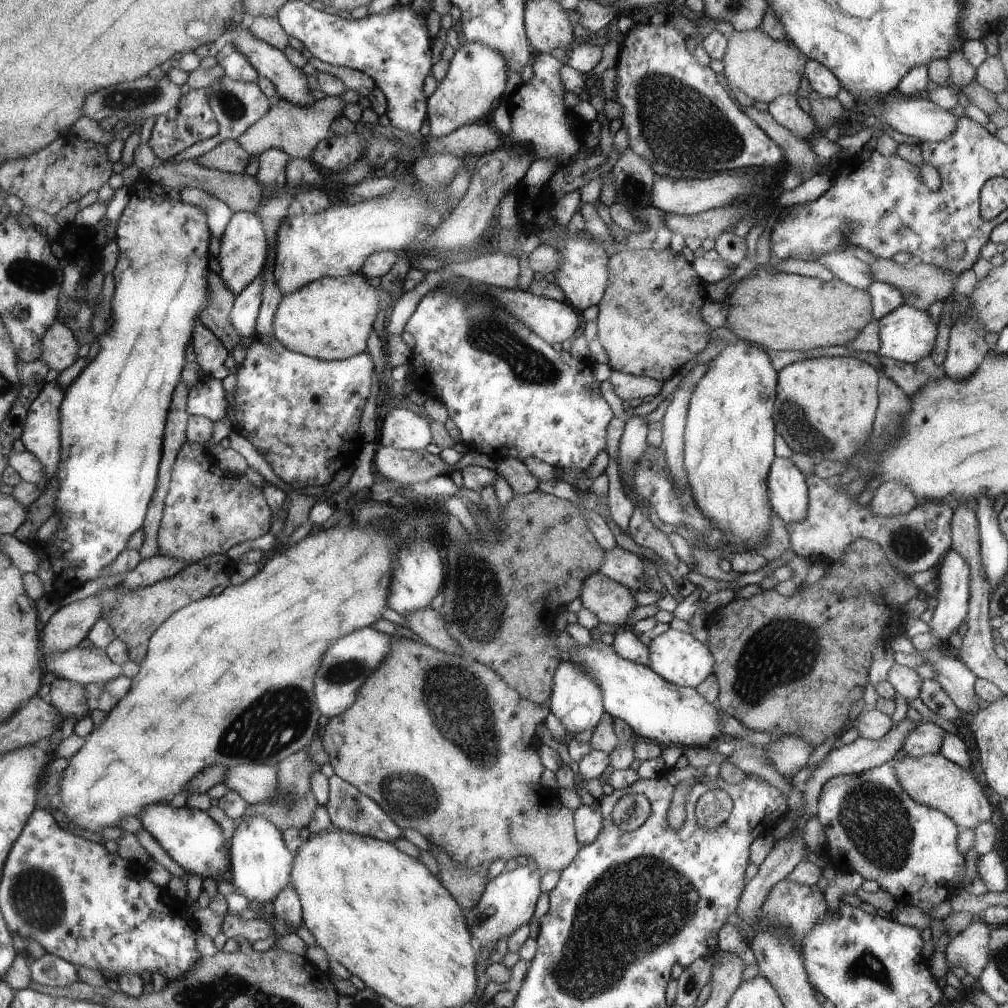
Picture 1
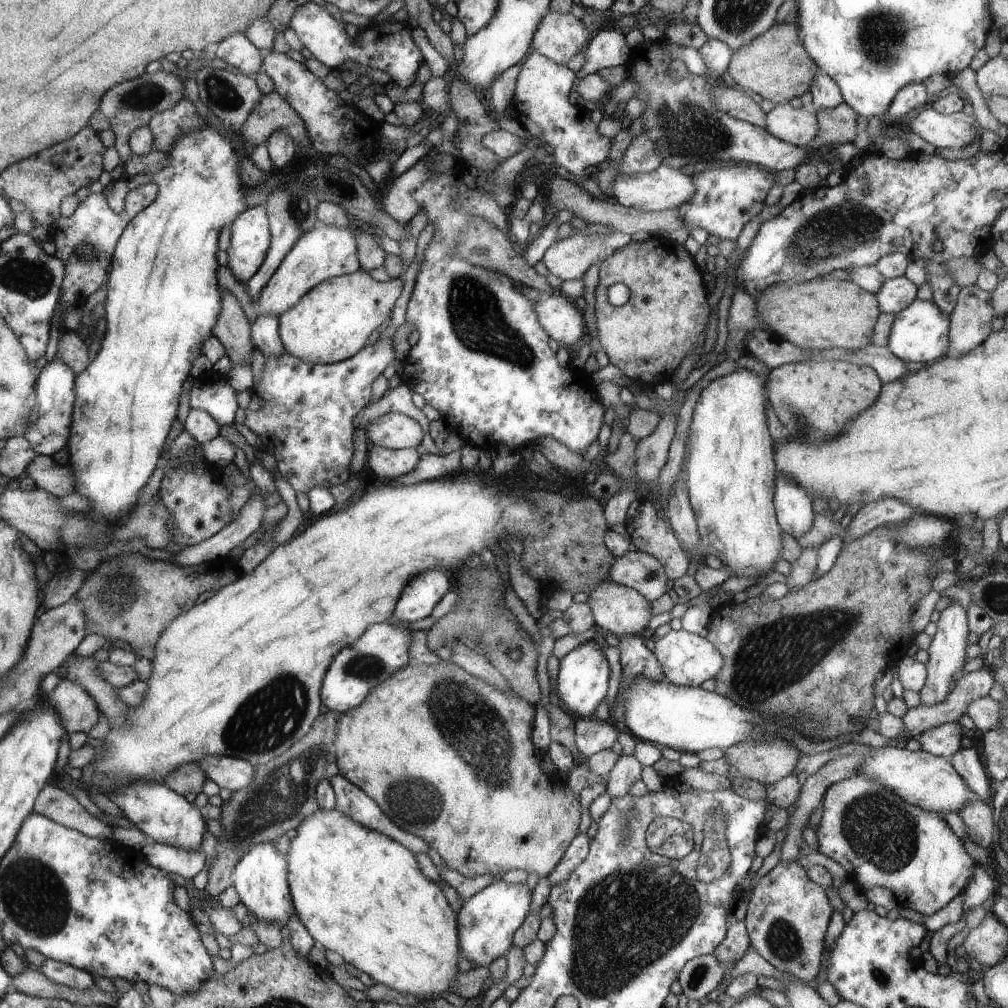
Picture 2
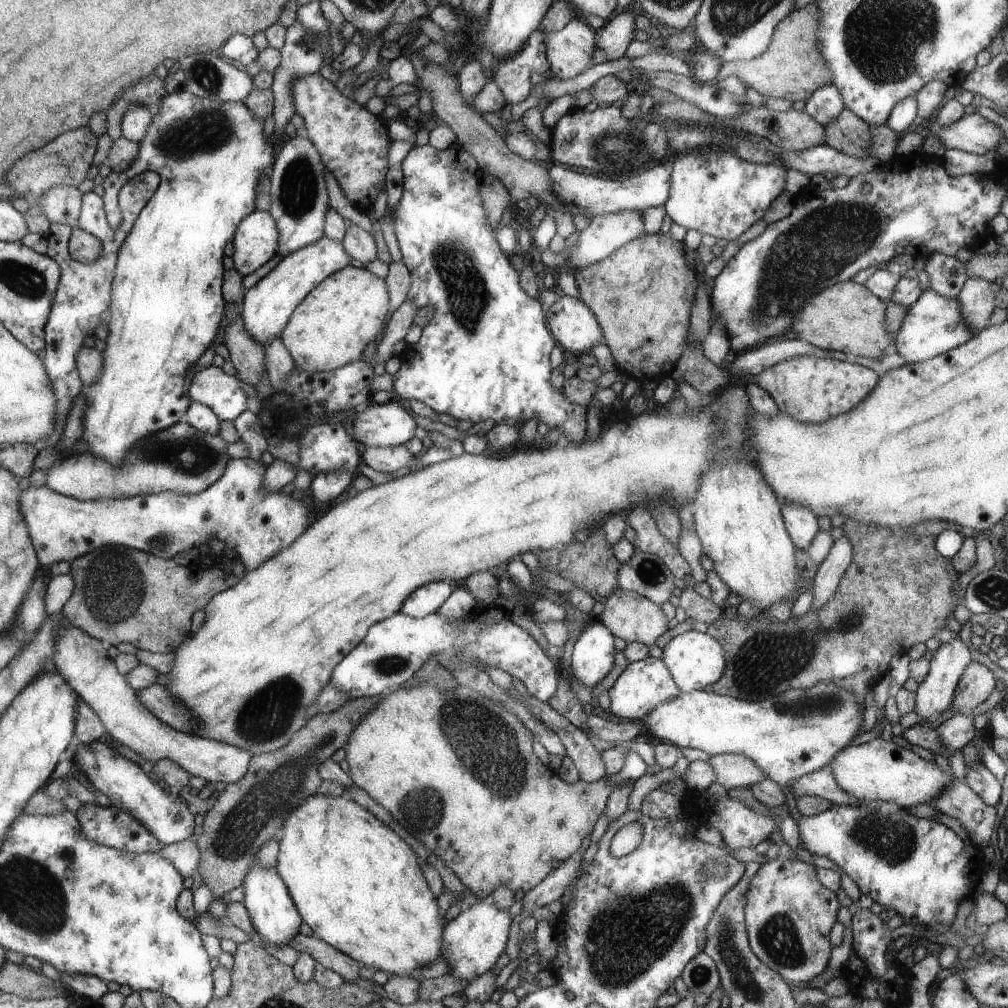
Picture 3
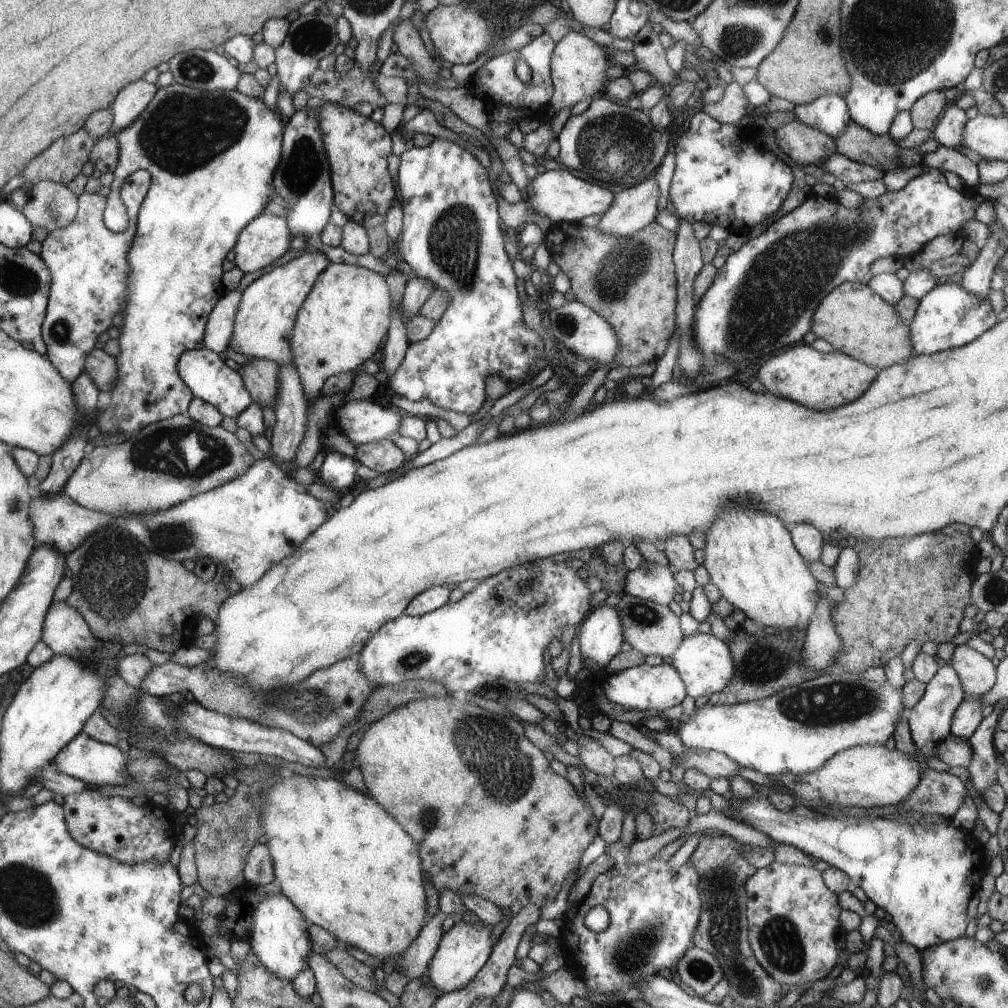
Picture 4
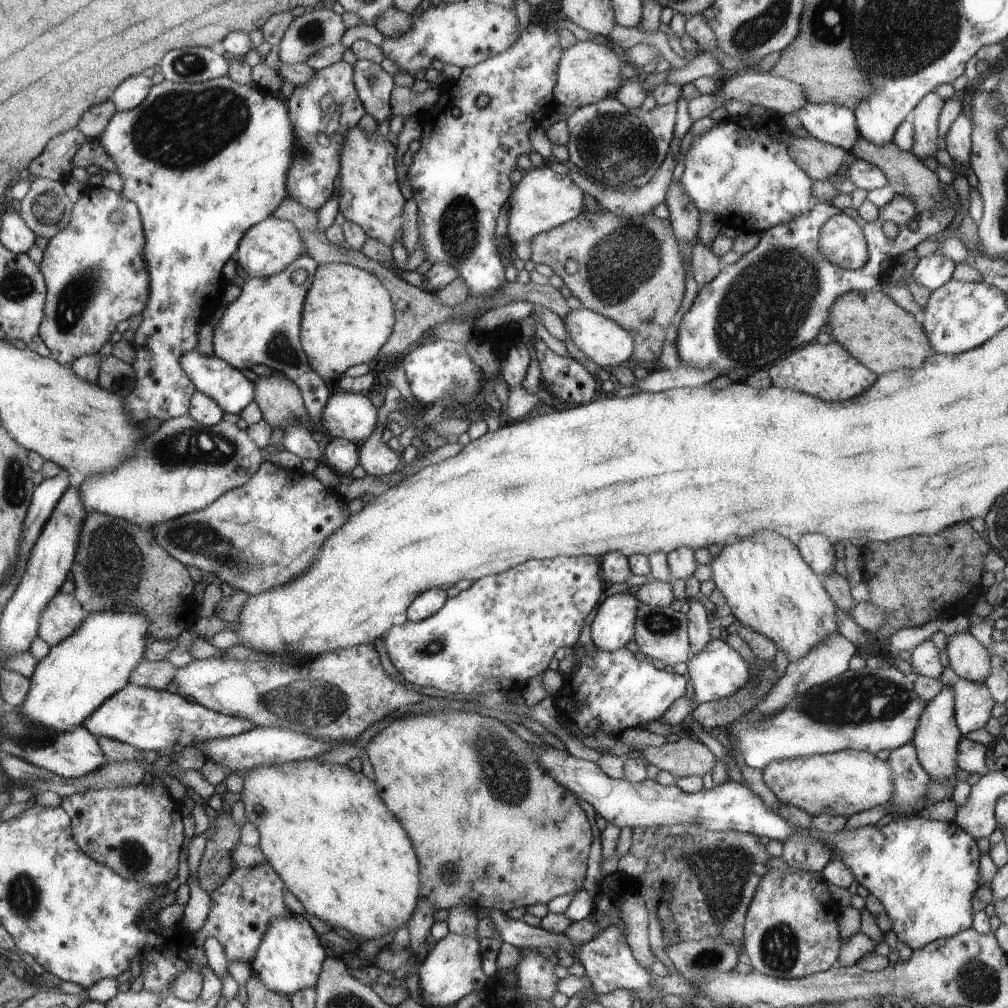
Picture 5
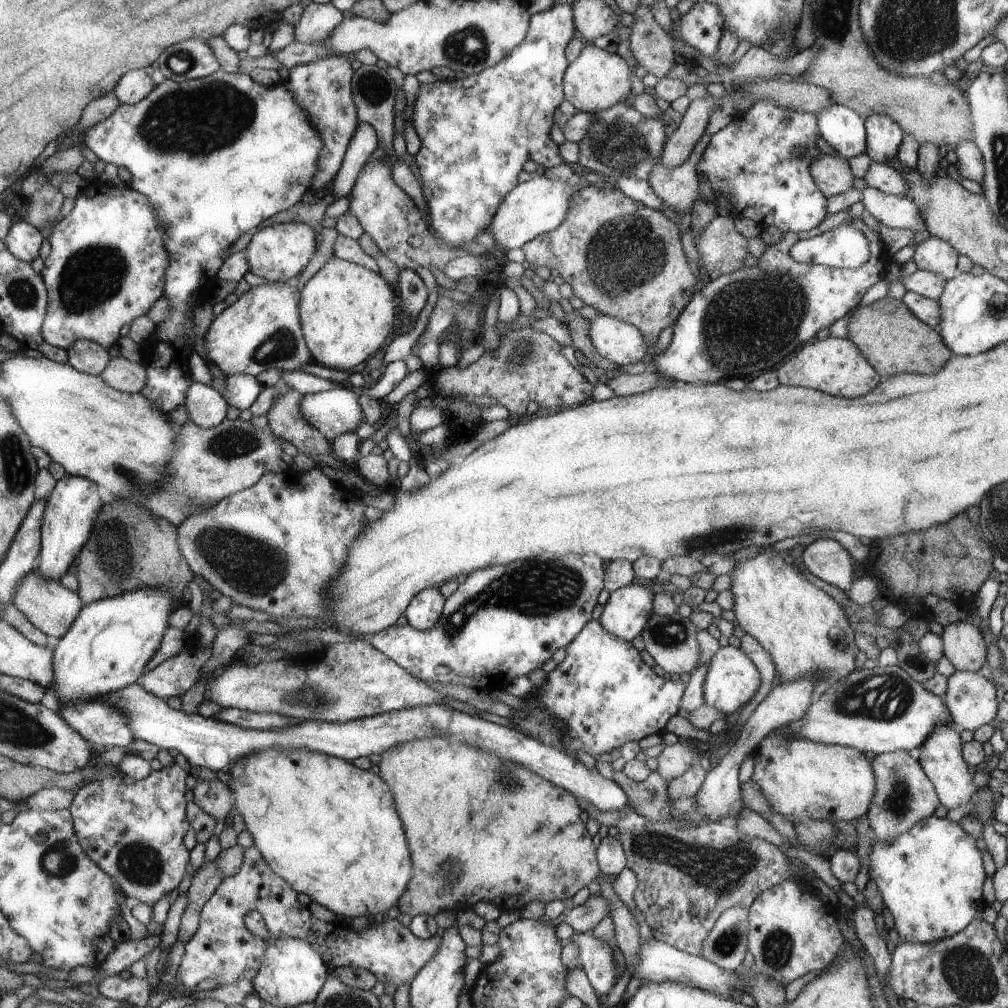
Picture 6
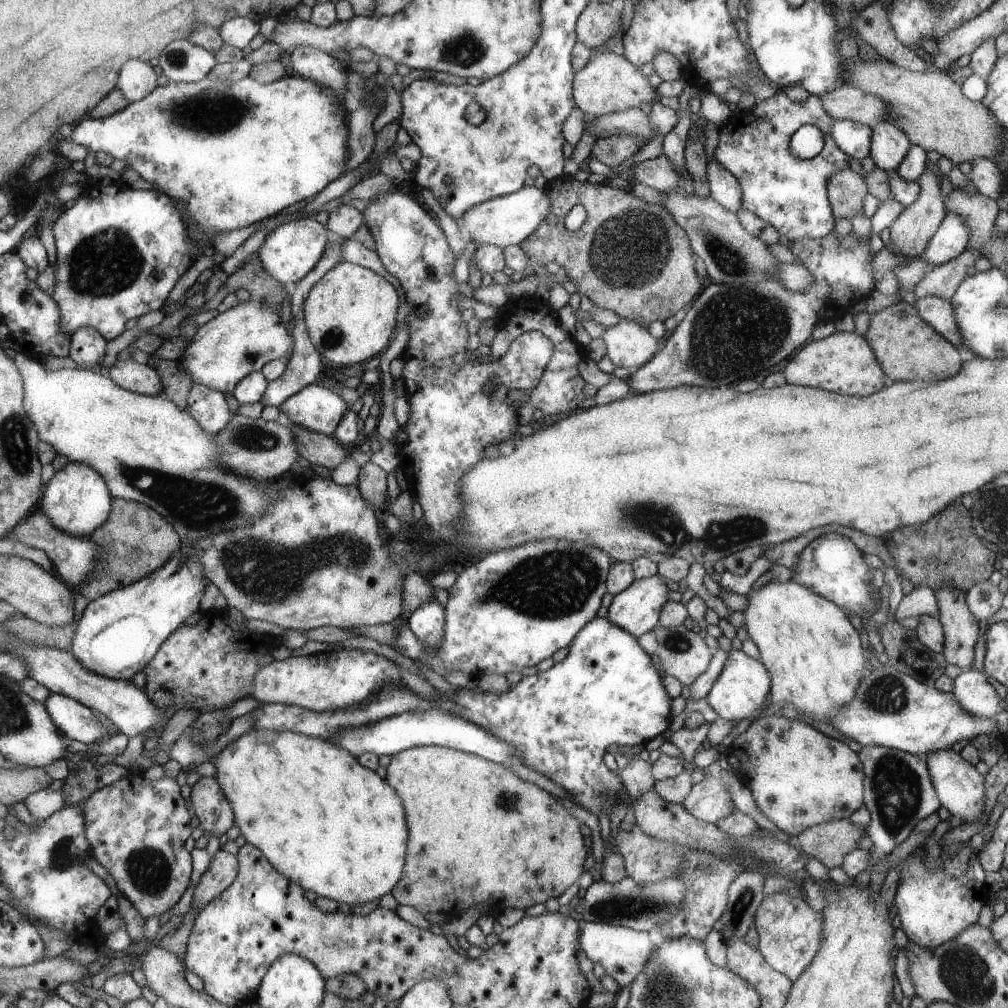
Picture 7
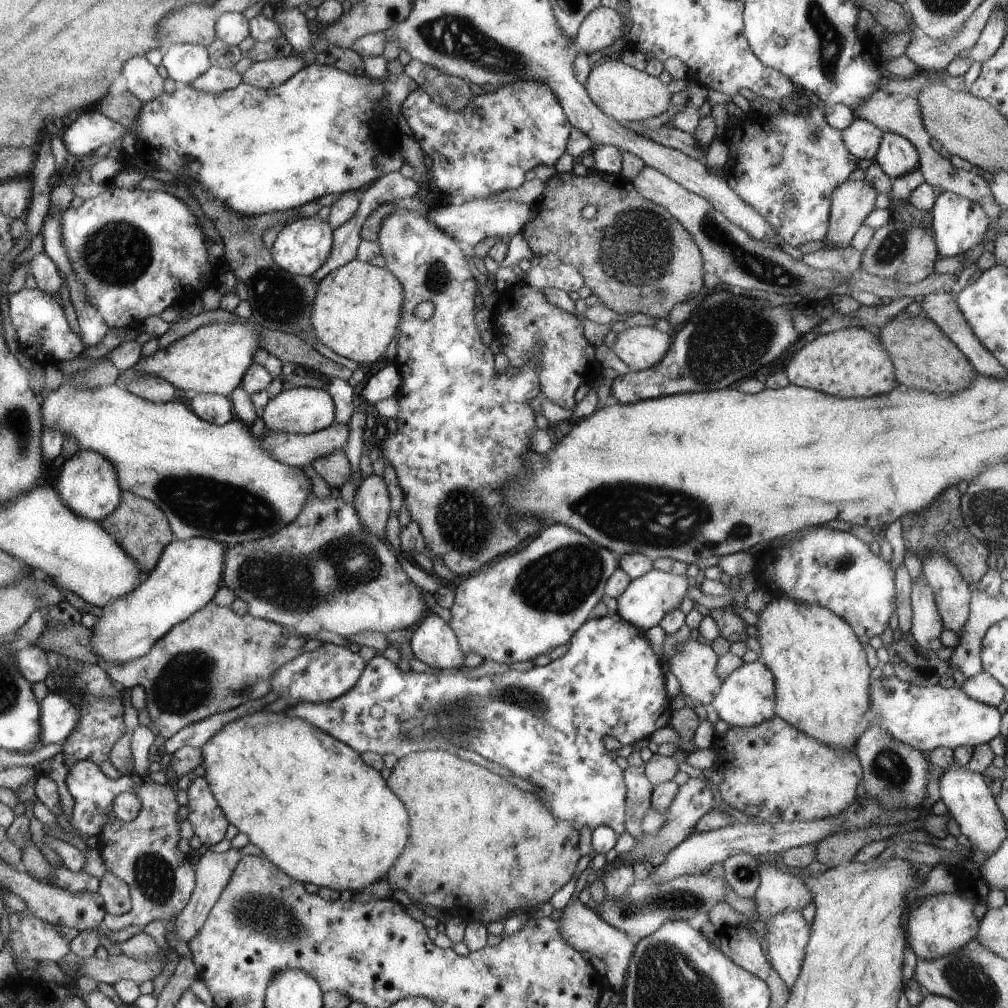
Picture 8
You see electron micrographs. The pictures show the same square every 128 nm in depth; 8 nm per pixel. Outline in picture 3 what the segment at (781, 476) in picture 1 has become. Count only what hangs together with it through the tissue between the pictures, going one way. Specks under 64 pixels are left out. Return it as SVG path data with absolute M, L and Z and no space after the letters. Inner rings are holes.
M784 504L784 520L794 544L797 544L800 550L808 550L820 530L818 517L814 512L800 504Z

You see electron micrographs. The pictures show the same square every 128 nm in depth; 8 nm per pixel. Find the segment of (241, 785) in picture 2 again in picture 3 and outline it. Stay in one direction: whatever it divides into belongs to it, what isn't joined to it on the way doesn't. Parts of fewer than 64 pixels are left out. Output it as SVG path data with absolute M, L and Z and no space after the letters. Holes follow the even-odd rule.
M69 623L66 628L62 628L62 636L56 640L56 652L54 652L52 660L55 668L58 668L58 672L73 686L74 692L78 692L78 696L100 717L106 732L110 733L110 736L114 738L116 743L125 744L140 758L151 764L159 760L170 759L178 764L180 768L184 768L191 776L200 776L208 783L222 782L222 784L229 785L242 780L242 777L248 772L252 757L250 752L244 752L244 750L230 746L230 744L222 744L198 735L186 734L175 728L170 728L170 725L163 723L157 716L154 716L142 704L142 700L138 700L138 692L130 686L125 675L117 668L116 661L107 652L108 646L100 640L88 636L82 628Z

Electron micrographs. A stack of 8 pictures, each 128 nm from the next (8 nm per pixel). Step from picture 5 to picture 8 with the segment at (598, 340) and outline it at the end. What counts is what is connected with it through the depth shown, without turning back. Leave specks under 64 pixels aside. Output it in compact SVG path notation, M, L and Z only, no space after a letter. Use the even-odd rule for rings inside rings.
M634 326L618 333L613 350L632 372L642 372L654 368L666 356L672 343L670 332L661 332L656 327Z

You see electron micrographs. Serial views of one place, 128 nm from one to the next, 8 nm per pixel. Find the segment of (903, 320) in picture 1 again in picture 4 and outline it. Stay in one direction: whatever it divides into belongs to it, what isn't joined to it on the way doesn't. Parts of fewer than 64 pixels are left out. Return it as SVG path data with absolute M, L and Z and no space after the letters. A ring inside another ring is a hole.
M960 283L936 285L918 301L918 304L914 320L909 322L914 355L931 355L966 346L992 326L996 326L1004 317L1004 314L998 316L988 298L974 296L972 292L964 290Z

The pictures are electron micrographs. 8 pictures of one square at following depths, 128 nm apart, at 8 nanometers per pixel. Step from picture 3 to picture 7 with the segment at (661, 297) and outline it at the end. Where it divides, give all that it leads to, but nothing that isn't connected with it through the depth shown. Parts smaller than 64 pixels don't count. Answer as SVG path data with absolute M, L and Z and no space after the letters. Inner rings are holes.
M564 175L548 182L544 190L553 204L553 210L547 220L519 245L520 249L538 265L558 263L576 286L577 293L588 297L595 307L612 310L620 319L648 328L652 322L664 323L701 295L705 278L694 272L695 253L690 250L689 236L663 206L640 200L622 182L592 185ZM576 205L584 206L587 220L577 232L570 232L565 228L564 218Z

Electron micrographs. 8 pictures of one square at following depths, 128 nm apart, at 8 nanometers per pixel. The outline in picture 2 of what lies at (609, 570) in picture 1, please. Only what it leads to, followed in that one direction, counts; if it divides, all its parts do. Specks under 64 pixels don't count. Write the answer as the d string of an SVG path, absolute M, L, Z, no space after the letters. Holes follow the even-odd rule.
M630 550L624 556L614 558L613 562L610 581L637 590L648 602L654 602L668 592L669 579L664 566L652 554Z

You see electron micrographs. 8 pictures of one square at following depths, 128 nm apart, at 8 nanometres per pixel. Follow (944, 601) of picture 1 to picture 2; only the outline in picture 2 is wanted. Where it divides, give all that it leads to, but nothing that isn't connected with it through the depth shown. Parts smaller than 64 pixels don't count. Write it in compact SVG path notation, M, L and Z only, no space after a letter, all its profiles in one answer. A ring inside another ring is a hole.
M957 601L950 602L948 607L940 614L936 626L938 626L938 630L932 637L931 645L927 649L929 654L928 662L925 664L927 679L919 692L920 702L924 705L935 705L944 702L951 691L953 677L964 668L964 662L968 662L968 658L966 659L969 634L967 611Z

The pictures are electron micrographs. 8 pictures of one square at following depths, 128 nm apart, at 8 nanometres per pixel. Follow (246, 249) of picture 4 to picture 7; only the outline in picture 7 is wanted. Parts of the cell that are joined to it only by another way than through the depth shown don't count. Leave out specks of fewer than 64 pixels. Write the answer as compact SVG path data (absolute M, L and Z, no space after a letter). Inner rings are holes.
M314 216L292 220L270 231L264 244L258 248L256 256L270 277L282 285L295 286L320 263L328 246L327 235L326 226L319 224Z

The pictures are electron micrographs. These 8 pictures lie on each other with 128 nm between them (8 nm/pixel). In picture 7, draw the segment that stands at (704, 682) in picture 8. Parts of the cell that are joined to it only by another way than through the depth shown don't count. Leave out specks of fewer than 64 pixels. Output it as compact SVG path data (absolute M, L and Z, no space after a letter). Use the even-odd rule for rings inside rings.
M658 624L653 631L658 641L655 656L665 675L689 687L708 669L712 652L697 628L688 630L684 624L674 627Z

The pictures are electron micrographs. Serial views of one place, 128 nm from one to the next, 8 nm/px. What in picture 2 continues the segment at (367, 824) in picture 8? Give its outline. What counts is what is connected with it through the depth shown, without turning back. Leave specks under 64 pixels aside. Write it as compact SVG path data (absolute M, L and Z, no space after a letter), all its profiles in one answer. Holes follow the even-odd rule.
M338 808L328 810L320 809L316 810L314 814L310 814L308 818L302 820L302 824L295 829L290 839L290 850L286 855L286 860L289 860L289 889L293 897L293 906L298 918L303 922L306 930L310 933L310 936L315 940L316 946L322 949L336 954L340 954L348 965L354 966L356 970L360 972L366 972L374 982L378 984L384 984L400 994L414 994L414 996L420 996L420 998L426 998L426 996L440 996L445 997L448 994L448 990L452 990L456 978L458 978L458 962L462 958L466 959L466 954L460 952L460 936L458 936L458 915L450 907L446 897L442 893L441 886L437 882L428 880L418 860L416 860L415 853L406 848L405 845L400 844L396 840L376 832L372 828L366 828L364 824L352 820L352 816L340 812Z

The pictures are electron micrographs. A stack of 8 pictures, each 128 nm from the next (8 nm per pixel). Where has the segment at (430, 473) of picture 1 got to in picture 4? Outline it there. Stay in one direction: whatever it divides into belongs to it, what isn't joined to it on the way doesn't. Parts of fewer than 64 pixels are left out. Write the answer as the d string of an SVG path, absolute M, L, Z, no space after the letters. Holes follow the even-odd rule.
M391 439L372 441L355 447L356 460L379 474L395 472L405 461L404 452Z

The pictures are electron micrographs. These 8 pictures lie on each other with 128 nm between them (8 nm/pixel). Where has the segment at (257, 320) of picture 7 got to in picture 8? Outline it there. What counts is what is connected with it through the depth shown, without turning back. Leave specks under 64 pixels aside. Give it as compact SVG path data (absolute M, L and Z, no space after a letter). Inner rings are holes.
M252 319L250 322L218 321L201 326L166 349L158 349L147 357L142 356L134 370L167 380L184 393L185 402L202 393L228 397L242 383L250 364L254 363L256 350L262 348L258 326Z

